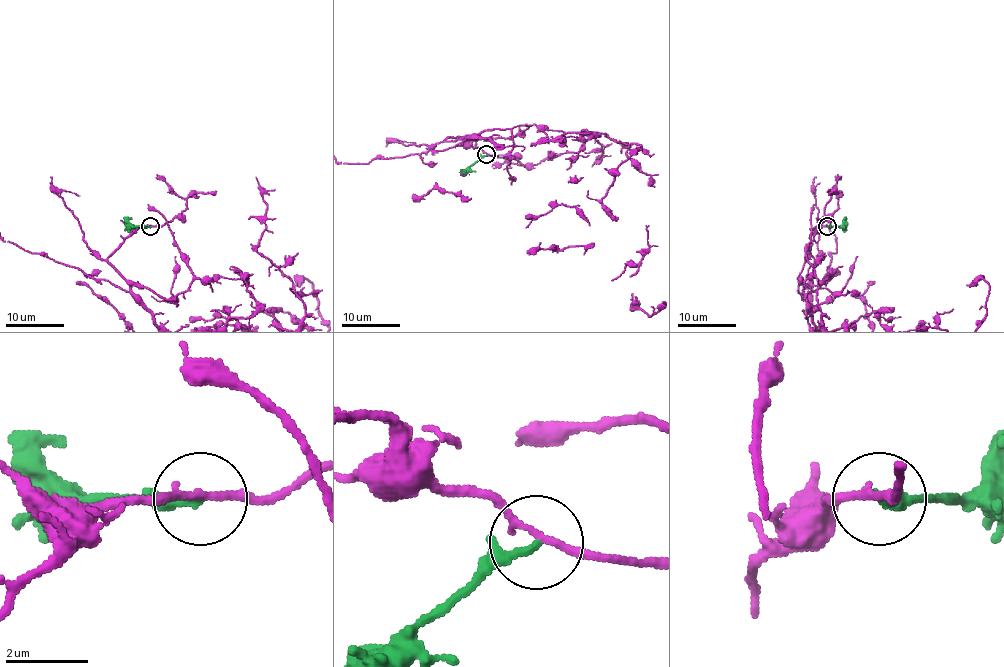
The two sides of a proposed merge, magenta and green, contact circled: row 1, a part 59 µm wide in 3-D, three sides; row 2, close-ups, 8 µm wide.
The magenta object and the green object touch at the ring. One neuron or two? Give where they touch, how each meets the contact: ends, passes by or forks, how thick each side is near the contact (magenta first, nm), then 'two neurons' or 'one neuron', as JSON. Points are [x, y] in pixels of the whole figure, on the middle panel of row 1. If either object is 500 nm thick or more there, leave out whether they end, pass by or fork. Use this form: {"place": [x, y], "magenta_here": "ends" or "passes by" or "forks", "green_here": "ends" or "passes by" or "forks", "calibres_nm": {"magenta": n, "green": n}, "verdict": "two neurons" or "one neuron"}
{"place": [486, 154], "magenta_here": "passes by", "green_here": "passes by", "calibres_nm": {"magenta": 170, "green": 160}, "verdict": "two neurons"}

